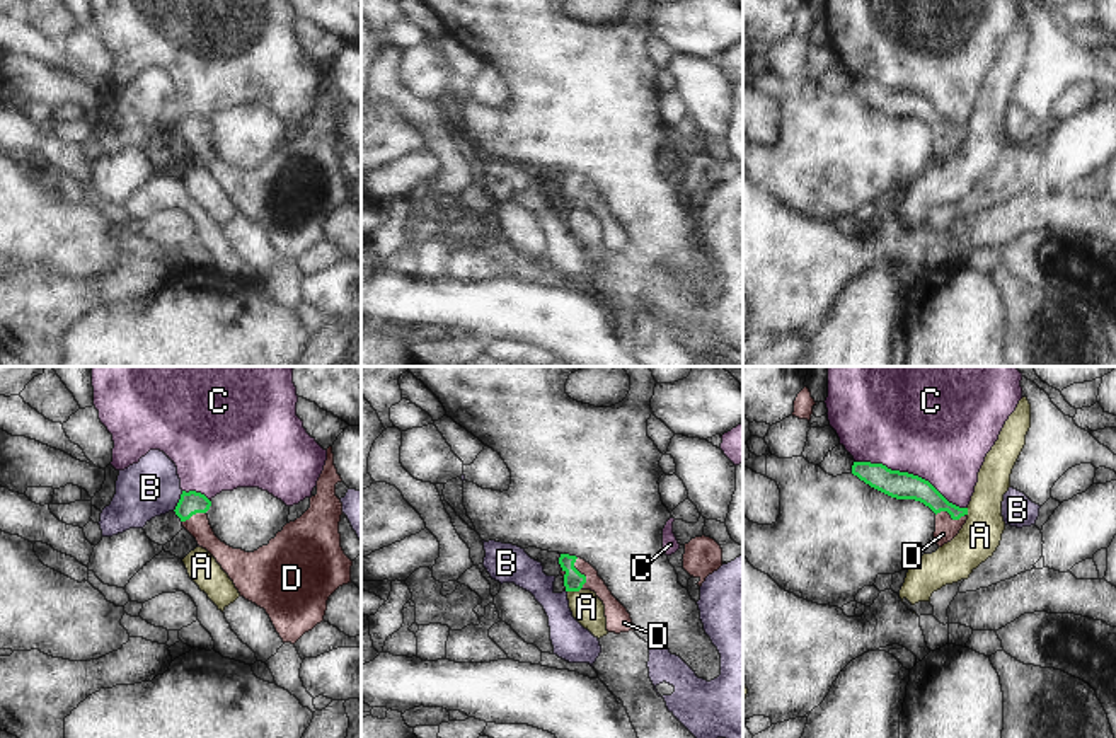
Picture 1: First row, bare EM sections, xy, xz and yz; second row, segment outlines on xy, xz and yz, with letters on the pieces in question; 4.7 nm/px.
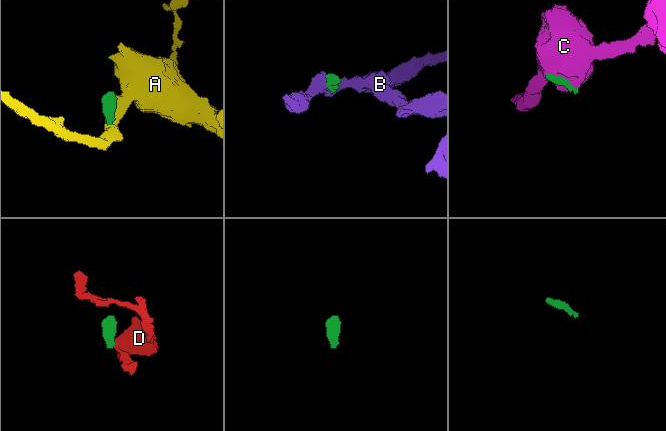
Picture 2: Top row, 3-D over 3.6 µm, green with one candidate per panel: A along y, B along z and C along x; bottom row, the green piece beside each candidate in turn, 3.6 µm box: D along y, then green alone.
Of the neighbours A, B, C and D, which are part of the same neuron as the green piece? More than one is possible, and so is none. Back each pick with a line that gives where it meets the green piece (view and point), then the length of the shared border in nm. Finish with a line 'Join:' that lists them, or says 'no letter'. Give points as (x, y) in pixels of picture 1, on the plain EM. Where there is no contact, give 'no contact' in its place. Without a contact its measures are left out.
D: xz (580, 191) | 150 nm
Join: D

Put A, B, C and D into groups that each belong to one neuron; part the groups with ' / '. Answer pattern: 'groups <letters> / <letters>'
groups A / B / C / D

